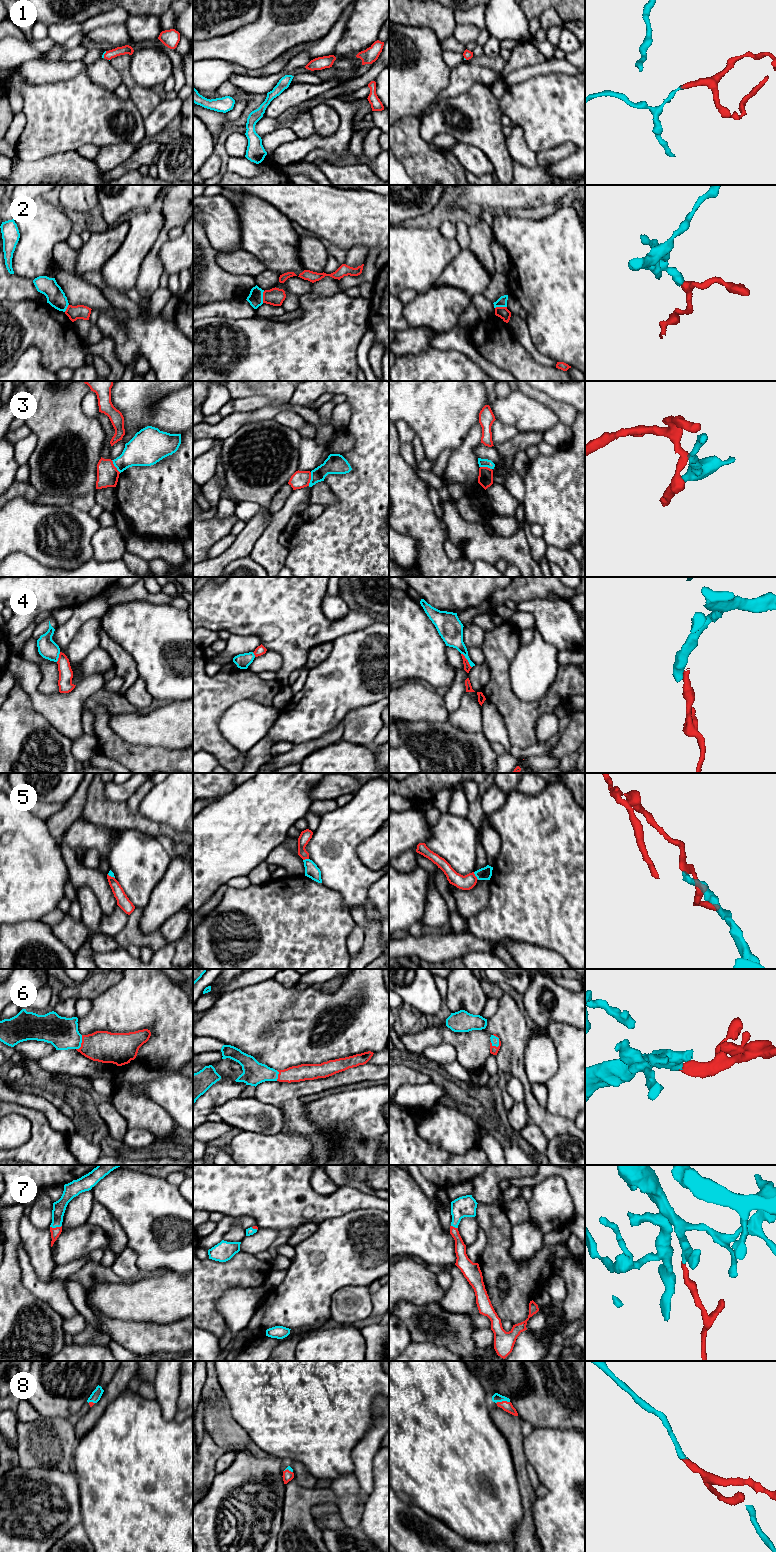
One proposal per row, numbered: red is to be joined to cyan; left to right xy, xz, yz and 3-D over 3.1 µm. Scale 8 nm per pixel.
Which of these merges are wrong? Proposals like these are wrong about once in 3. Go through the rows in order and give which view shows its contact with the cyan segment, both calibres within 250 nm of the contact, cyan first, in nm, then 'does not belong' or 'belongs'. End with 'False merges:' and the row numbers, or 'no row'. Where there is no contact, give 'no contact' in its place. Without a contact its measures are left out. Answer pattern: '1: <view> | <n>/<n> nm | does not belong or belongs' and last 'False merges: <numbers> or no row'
1: xy | 20/70 nm | belongs
2: xz | 120/140 nm | does not belong
3: xz | 160/140 nm | does not belong
4: yz | 180/60 nm | does not belong
5: yz | 100/120 nm | does not belong
6: yz | 60/70 nm | belongs
7: xy | 110/80 nm | belongs
8: yz | 70/80 nm | belongs
False merges: 2, 3, 4, 5

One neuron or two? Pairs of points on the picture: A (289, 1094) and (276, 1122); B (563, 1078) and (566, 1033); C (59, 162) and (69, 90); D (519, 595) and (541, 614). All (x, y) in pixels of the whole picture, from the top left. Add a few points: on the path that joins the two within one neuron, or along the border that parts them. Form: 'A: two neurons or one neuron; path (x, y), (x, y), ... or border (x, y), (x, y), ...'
A: two neurons; border (259, 1101), (274, 1104), (283, 1112), (284, 1130)
B: one neuron; path (566, 1067), (566, 1044)
C: two neurons; border (76, 149), (52, 153), (37, 159)
D: two neurons; border (545, 598), (534, 598), (518, 604)

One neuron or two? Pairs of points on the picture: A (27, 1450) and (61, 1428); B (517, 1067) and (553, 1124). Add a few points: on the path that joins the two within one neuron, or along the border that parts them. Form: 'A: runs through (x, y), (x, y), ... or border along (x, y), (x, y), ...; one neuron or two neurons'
A: runs through (35, 1449), (40, 1444), (46, 1443), (53, 1436); one neuron
B: runs through (525, 1082), (529, 1100), (538, 1111); one neuron

